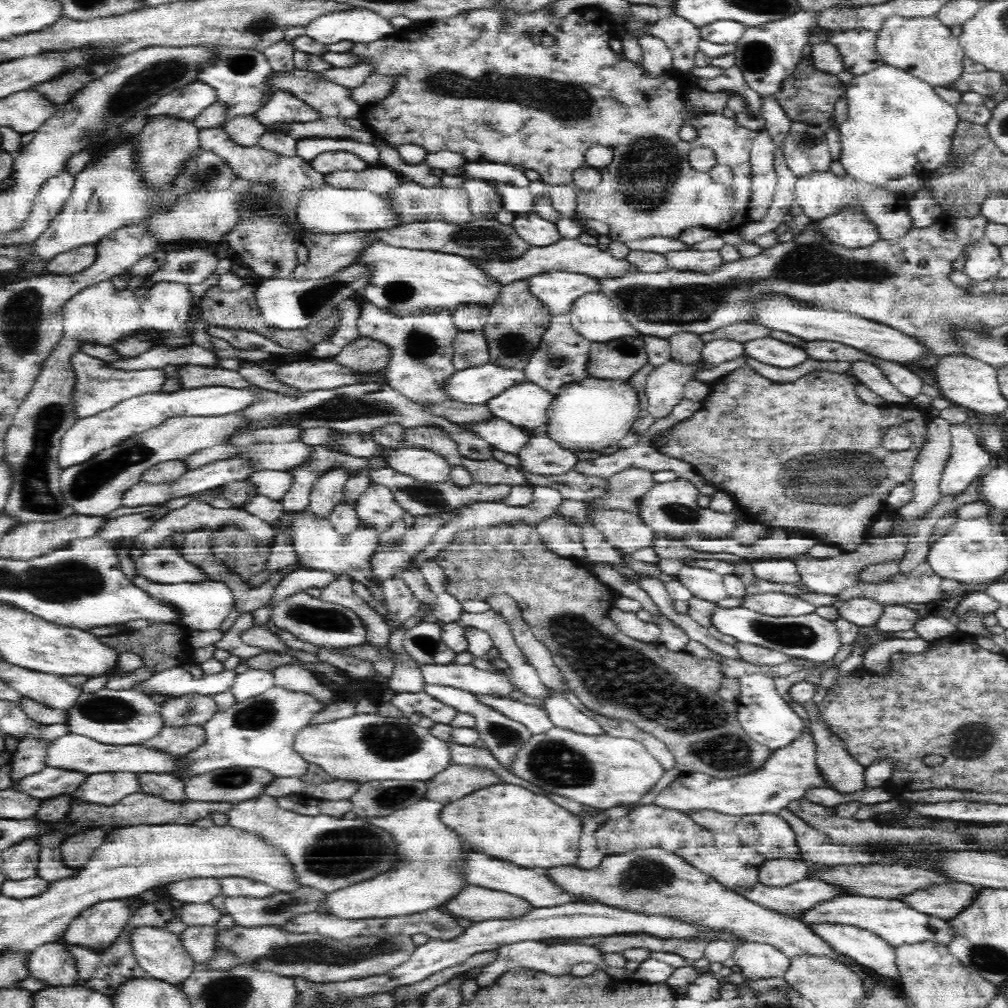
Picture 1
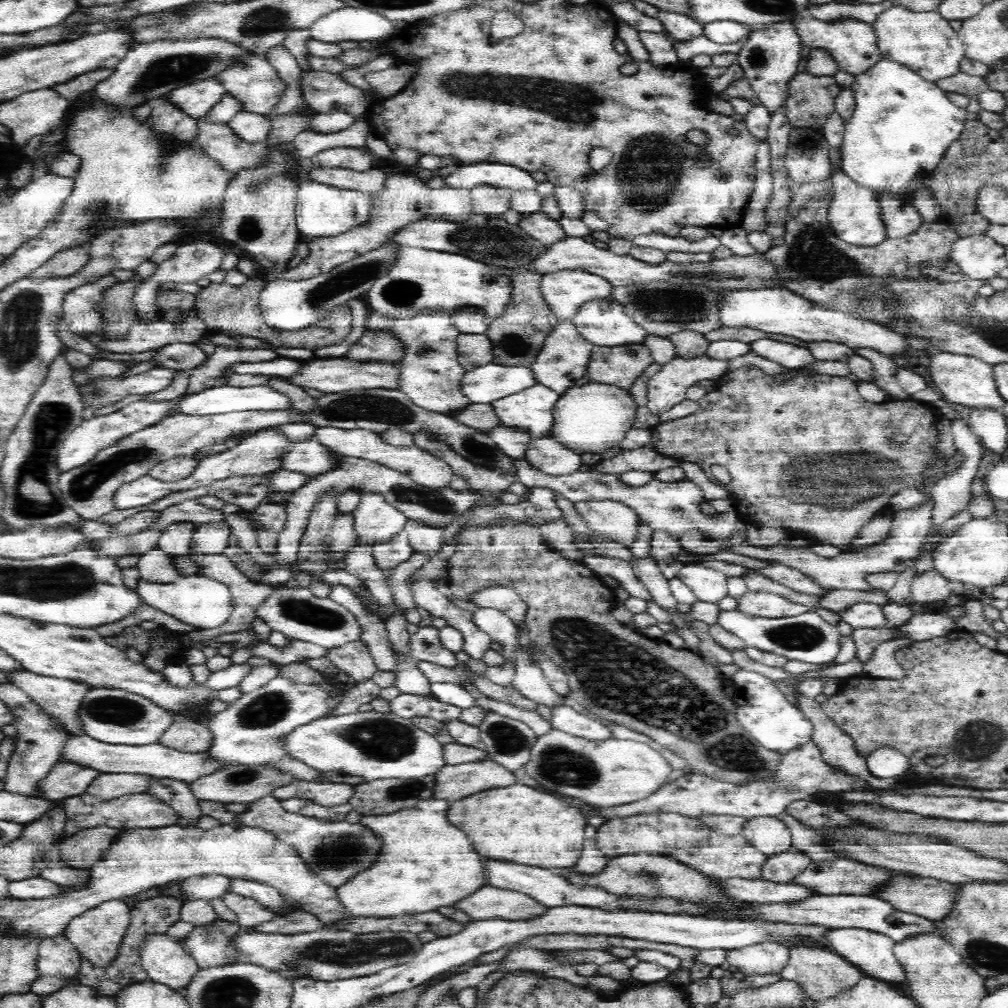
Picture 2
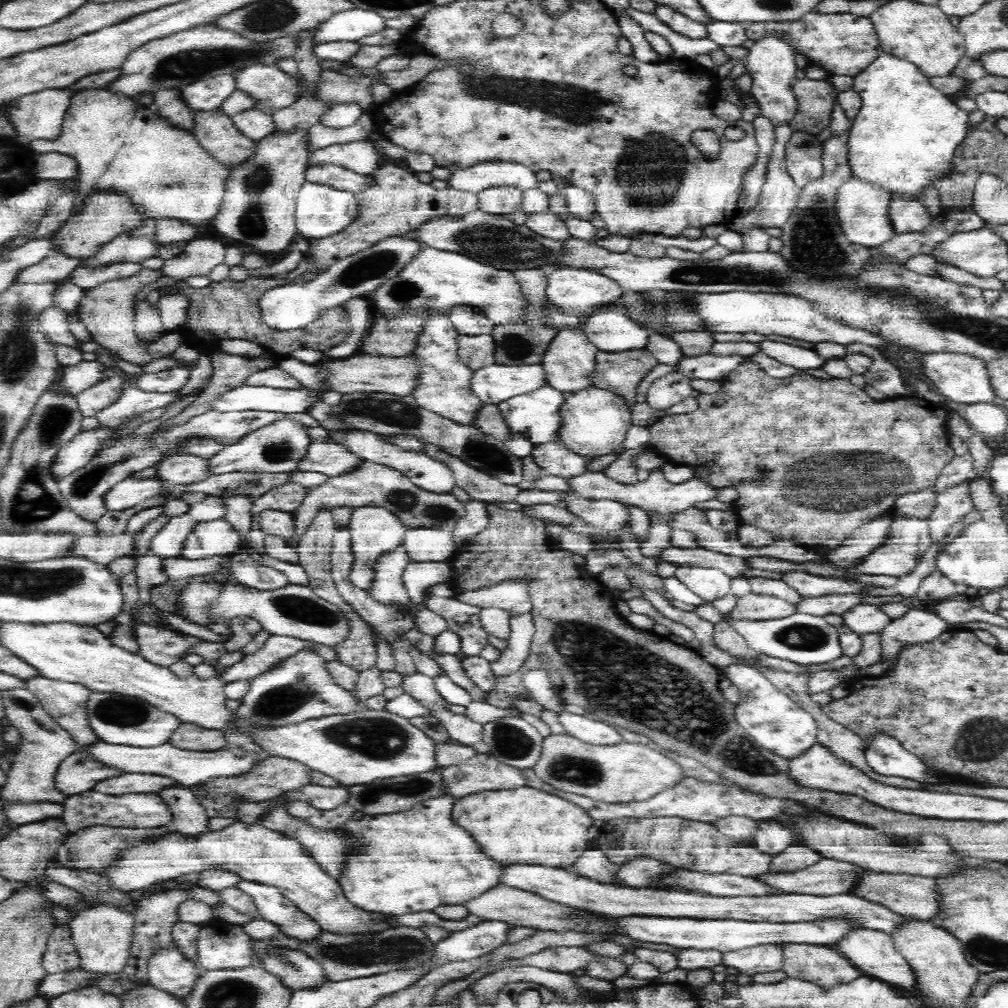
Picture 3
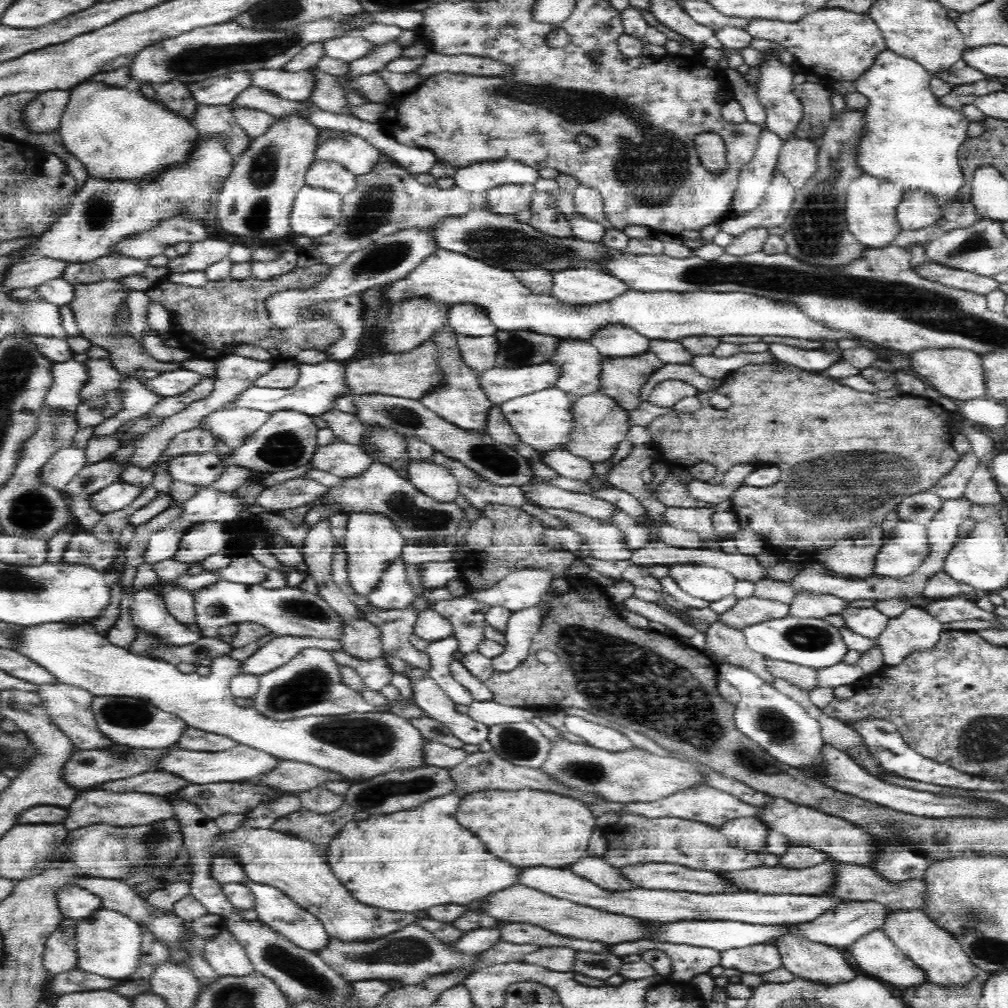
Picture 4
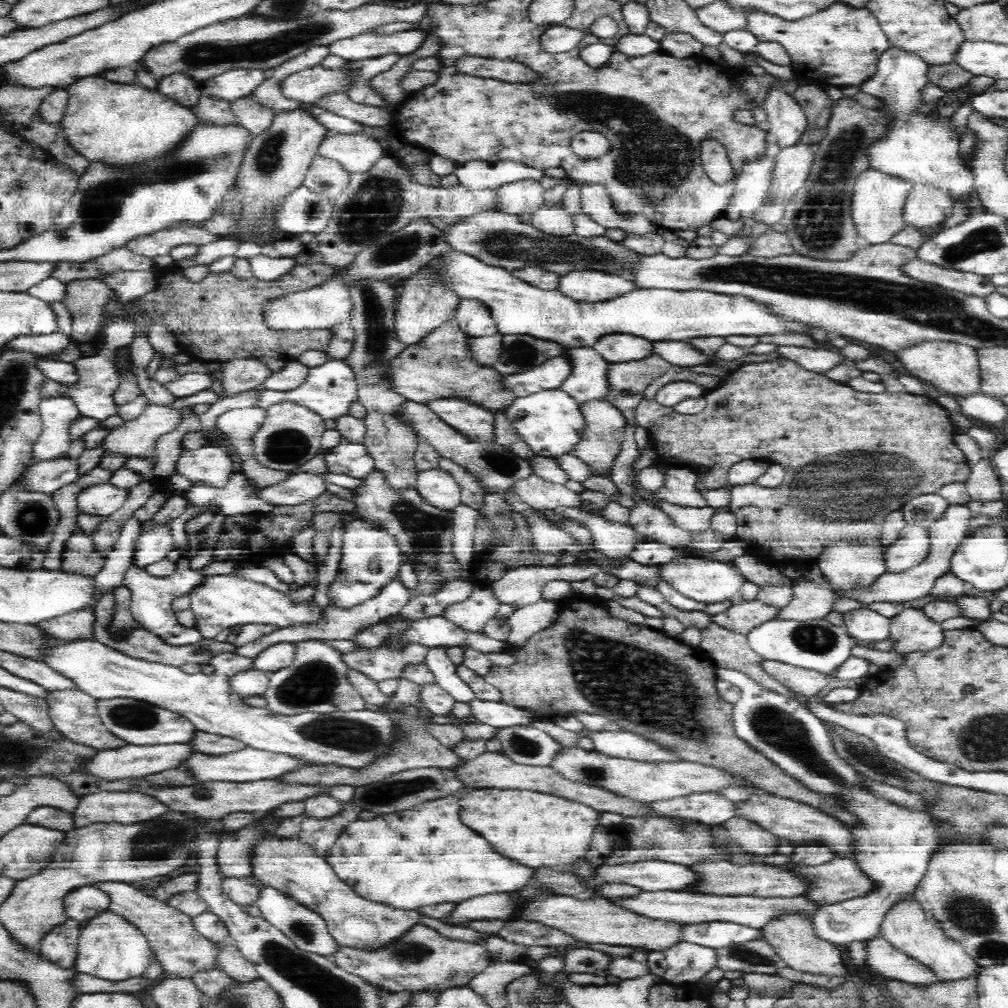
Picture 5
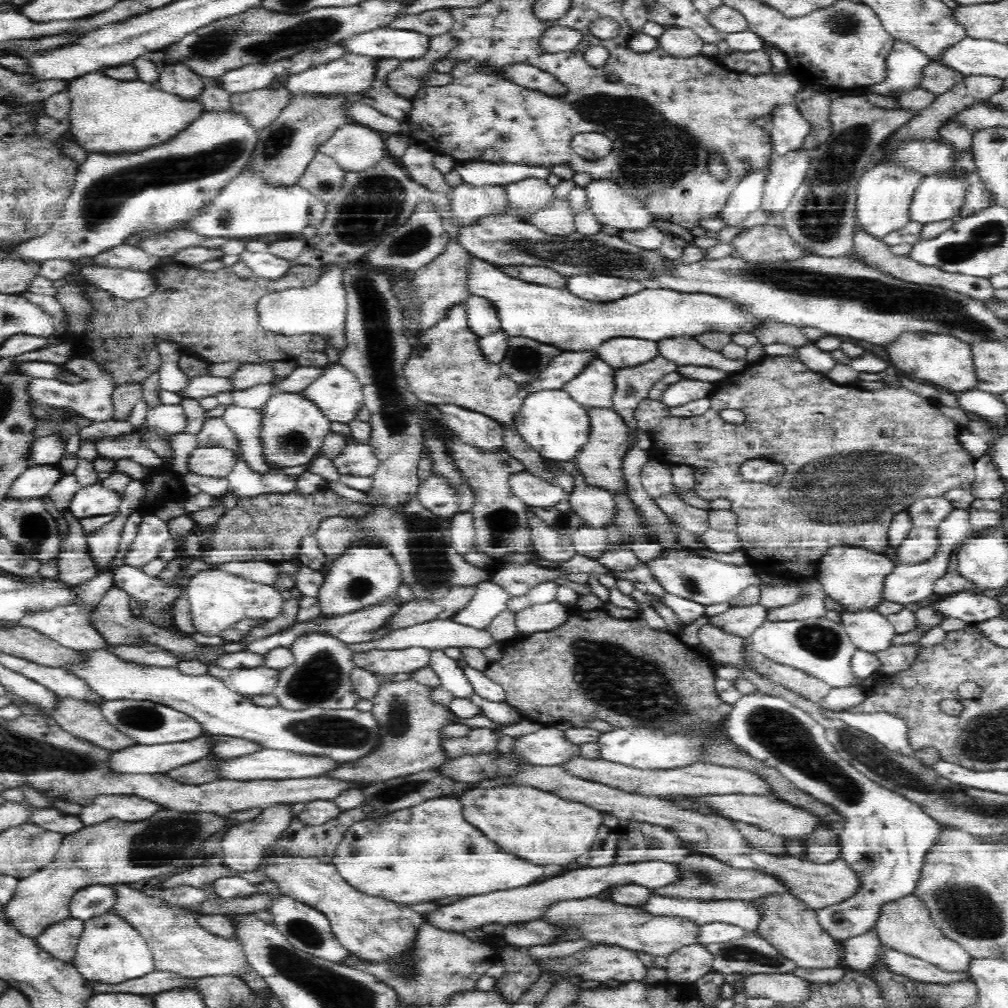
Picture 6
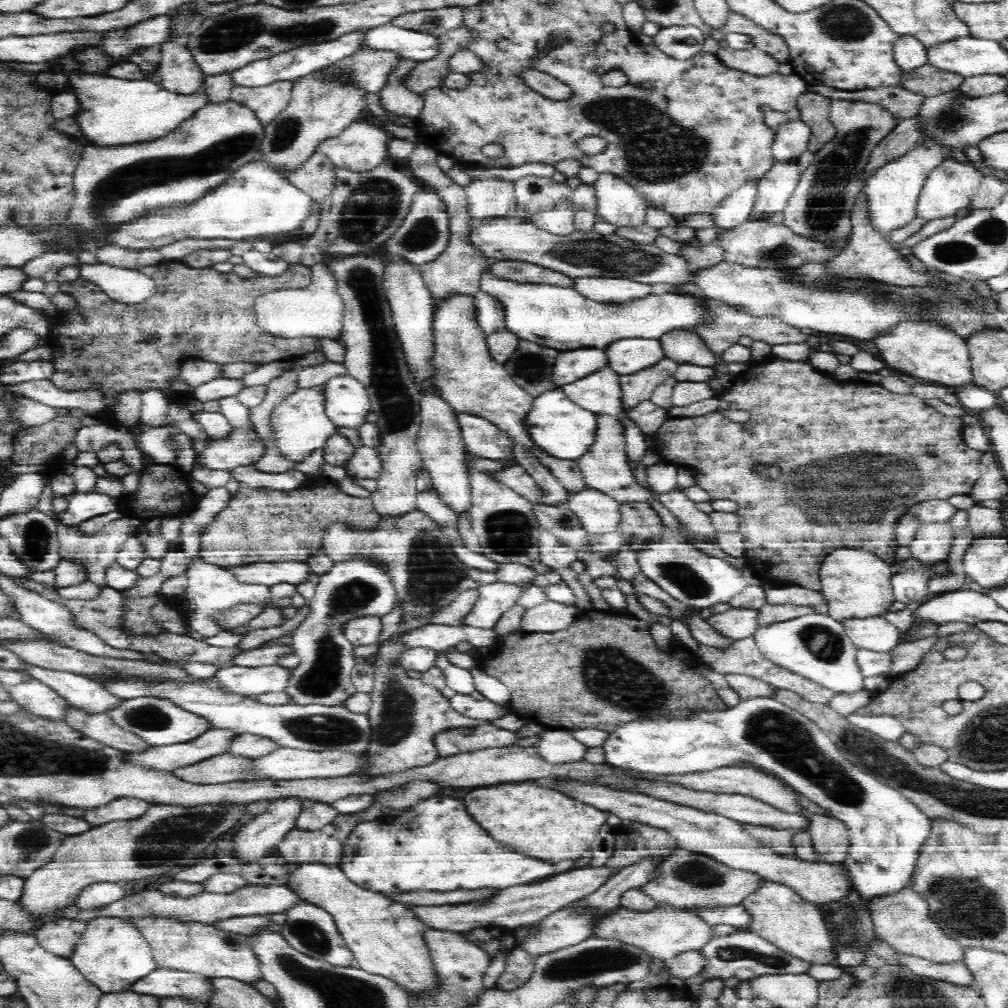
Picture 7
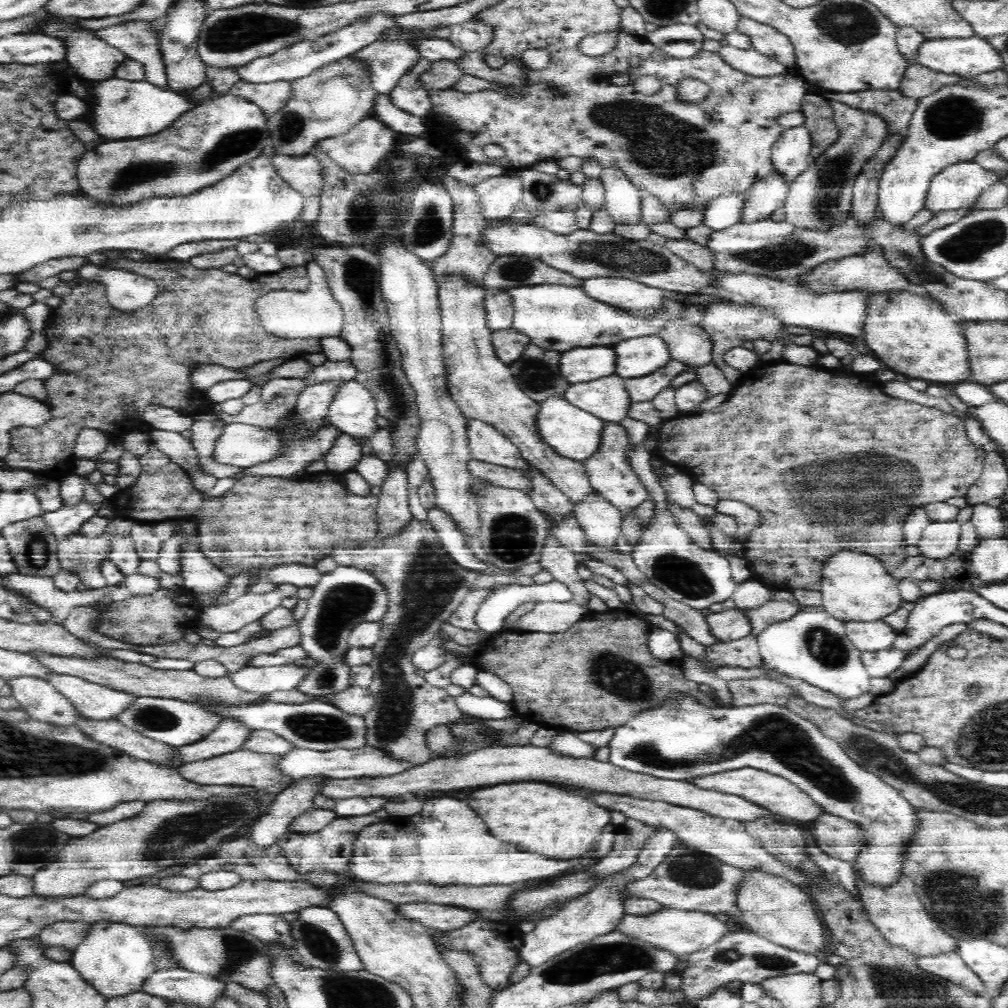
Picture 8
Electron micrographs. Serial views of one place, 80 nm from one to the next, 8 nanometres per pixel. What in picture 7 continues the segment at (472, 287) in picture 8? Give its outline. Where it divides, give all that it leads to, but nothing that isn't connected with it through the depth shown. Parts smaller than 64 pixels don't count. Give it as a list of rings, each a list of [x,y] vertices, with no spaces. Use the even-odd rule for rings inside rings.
[[[453,293],[437,302],[435,314],[437,389],[456,412],[470,414],[490,421],[508,435],[514,445],[524,447],[528,455],[548,469],[556,481],[575,495],[589,488],[577,460],[552,456],[540,448],[532,438],[527,418],[533,409],[535,398],[510,380],[505,364],[492,358],[488,346],[488,333],[480,326],[476,293]]]

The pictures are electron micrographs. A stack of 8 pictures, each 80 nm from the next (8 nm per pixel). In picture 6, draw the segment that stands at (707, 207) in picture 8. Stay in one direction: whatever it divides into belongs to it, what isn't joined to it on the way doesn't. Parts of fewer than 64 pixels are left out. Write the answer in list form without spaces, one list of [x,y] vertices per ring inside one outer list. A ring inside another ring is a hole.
[[[756,171],[755,174],[745,176],[734,187],[717,216],[726,227],[738,227],[750,214],[761,210],[760,200],[766,174],[767,171]]]

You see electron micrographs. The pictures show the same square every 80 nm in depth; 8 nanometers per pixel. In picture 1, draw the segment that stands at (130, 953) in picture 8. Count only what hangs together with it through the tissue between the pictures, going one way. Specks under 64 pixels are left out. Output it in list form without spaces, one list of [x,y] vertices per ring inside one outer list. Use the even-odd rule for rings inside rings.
[[[124,899],[95,904],[71,920],[63,939],[68,945],[103,955],[129,925],[132,913]]]

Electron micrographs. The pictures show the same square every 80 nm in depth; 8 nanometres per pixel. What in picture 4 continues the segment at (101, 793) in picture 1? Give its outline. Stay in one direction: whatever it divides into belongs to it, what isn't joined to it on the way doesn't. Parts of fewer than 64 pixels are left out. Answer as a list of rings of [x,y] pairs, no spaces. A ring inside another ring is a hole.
[[[162,770],[105,782],[106,788],[114,792],[142,792],[156,795],[172,792],[178,788],[184,788],[190,783],[189,780],[176,775],[176,773]]]

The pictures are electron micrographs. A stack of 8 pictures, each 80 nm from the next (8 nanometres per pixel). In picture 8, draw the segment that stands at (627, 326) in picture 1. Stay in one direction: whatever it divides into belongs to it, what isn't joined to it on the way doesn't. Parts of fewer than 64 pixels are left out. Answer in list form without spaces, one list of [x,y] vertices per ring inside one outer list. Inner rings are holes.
[[[656,332],[627,338],[614,347],[619,354],[617,375],[623,379],[655,375],[673,360],[667,342]]]

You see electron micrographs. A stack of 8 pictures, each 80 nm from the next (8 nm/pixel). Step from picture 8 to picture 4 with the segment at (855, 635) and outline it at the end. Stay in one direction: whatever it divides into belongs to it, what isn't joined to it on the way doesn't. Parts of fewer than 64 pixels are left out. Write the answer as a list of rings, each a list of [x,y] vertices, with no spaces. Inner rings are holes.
[[[874,607],[845,608],[841,615],[845,628],[857,635],[878,640],[888,626],[890,617],[878,612]]]

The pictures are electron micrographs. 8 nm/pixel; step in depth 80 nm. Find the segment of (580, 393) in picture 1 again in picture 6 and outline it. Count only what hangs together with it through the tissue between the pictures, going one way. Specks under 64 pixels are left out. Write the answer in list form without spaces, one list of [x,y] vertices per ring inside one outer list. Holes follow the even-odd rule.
[[[592,410],[591,413],[591,438],[586,447],[575,456],[574,461],[581,470],[583,481],[588,485],[608,491],[610,494],[616,496],[623,504],[629,504],[629,486],[627,486],[627,478],[624,474],[624,459],[628,454],[628,435],[629,428],[624,422],[624,419],[616,411],[608,410]]]

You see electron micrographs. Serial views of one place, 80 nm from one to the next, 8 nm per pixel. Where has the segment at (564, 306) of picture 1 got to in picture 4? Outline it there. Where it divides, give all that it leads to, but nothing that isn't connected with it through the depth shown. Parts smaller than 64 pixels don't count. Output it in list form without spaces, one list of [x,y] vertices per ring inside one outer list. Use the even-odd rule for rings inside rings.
[[[581,268],[554,272],[552,293],[570,304],[592,304],[612,300],[627,292],[628,282],[600,269]]]

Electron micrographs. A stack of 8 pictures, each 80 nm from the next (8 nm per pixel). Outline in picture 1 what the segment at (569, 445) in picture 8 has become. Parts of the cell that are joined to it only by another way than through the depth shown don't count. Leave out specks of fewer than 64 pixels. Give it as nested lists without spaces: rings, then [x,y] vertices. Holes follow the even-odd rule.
[[[528,382],[495,396],[487,405],[494,417],[534,435],[545,432],[549,421],[547,410],[555,398],[556,393]]]

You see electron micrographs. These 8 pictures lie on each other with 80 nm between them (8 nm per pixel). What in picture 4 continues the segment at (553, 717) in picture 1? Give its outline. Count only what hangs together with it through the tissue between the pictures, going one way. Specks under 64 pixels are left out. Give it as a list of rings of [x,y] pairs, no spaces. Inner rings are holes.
[[[567,716],[564,720],[564,729],[572,735],[582,737],[590,746],[613,754],[640,750],[622,732],[605,725],[586,722],[582,717]]]

